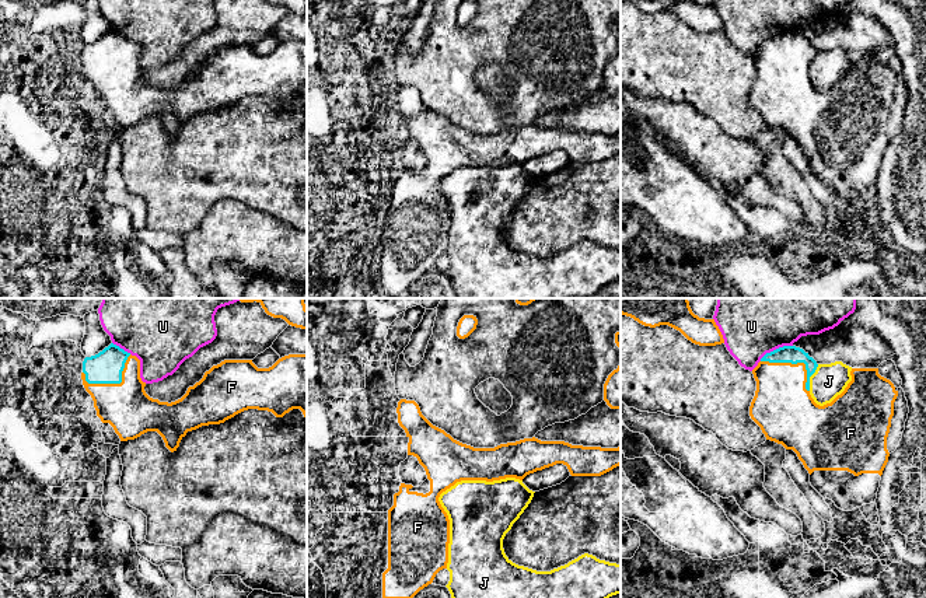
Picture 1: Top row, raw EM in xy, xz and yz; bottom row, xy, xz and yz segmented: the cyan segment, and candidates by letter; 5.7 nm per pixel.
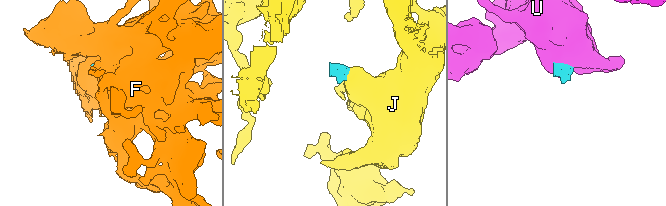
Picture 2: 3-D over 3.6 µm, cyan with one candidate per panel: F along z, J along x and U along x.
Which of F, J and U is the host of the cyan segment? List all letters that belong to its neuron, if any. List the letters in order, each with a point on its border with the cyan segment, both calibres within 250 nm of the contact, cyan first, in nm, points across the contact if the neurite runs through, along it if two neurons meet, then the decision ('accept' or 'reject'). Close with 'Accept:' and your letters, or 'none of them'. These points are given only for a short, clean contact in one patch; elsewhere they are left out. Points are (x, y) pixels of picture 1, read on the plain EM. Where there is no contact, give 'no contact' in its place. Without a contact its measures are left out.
F: yz (796, 49) | 100/320 nm | accept
J: yz (810, 62) | 100/200 nm | along yz (818, 51), (810, 63), (809, 76) | reject
U: yz (776, 35) | 100/280 nm | along yz (792, 31), (776, 34), (759, 46) | reject
Accept: F

